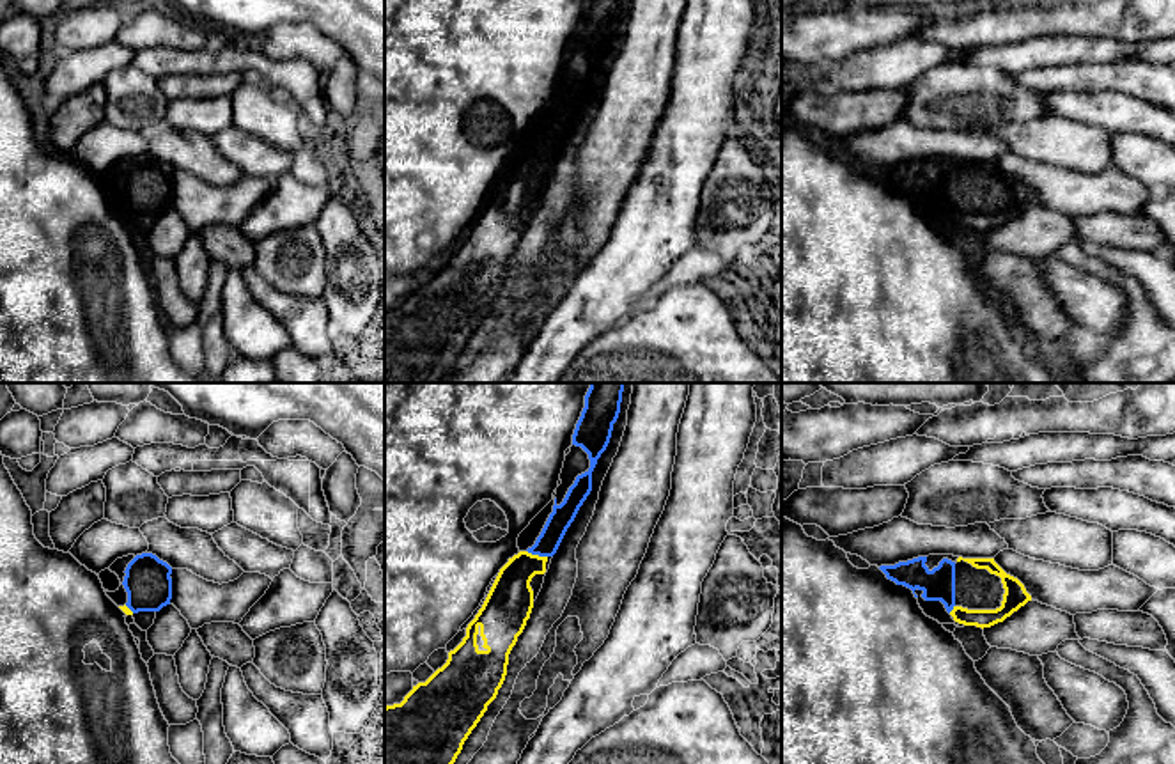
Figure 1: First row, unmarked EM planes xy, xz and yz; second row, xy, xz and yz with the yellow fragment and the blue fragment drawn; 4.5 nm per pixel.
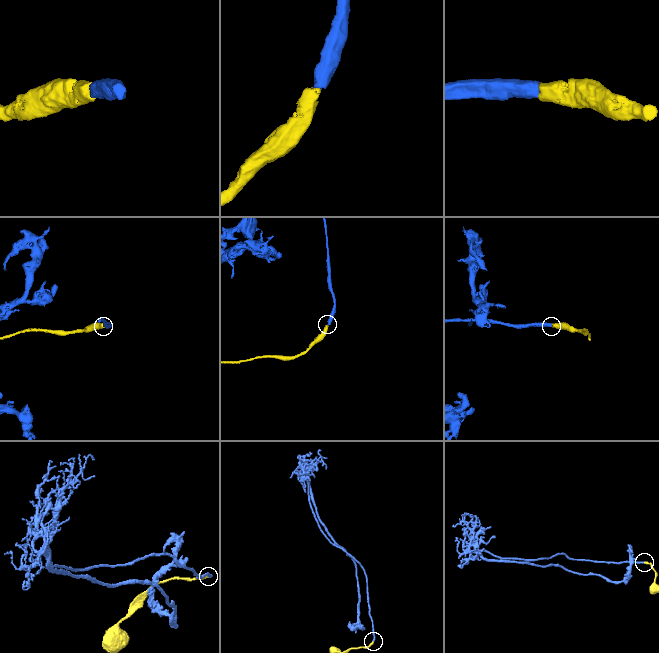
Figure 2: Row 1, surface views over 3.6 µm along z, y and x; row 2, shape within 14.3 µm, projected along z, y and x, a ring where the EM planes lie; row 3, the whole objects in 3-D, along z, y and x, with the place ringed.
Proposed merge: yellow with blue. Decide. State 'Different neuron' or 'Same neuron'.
Same neuron

